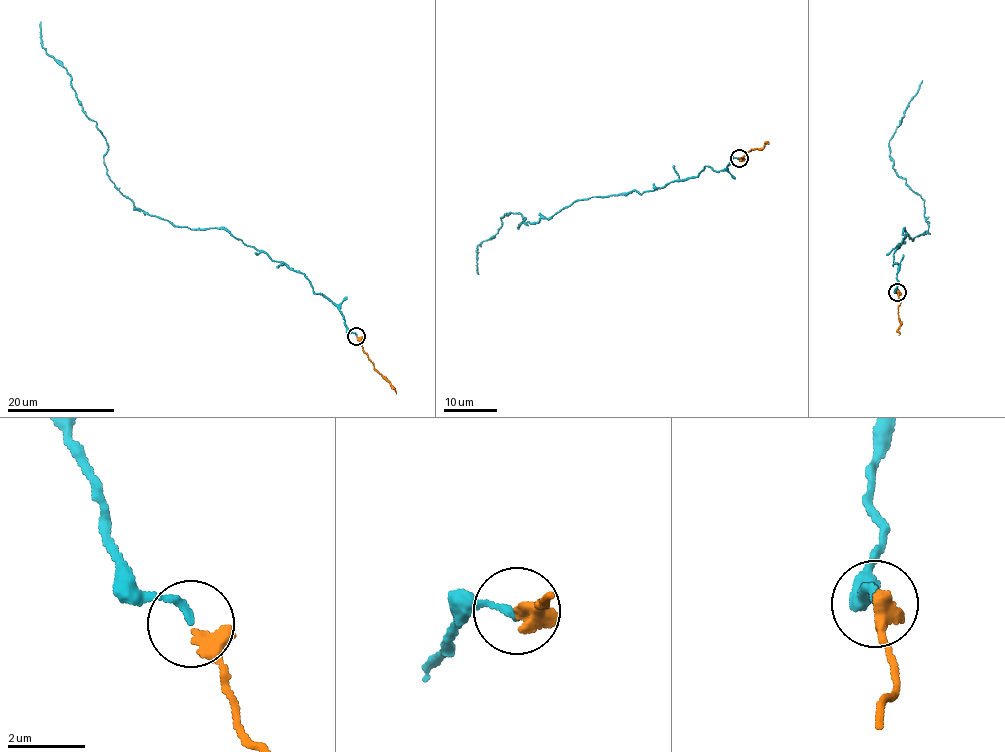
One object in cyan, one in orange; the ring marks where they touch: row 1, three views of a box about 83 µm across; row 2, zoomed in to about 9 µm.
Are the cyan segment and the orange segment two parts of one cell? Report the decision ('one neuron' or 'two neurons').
one neuron

